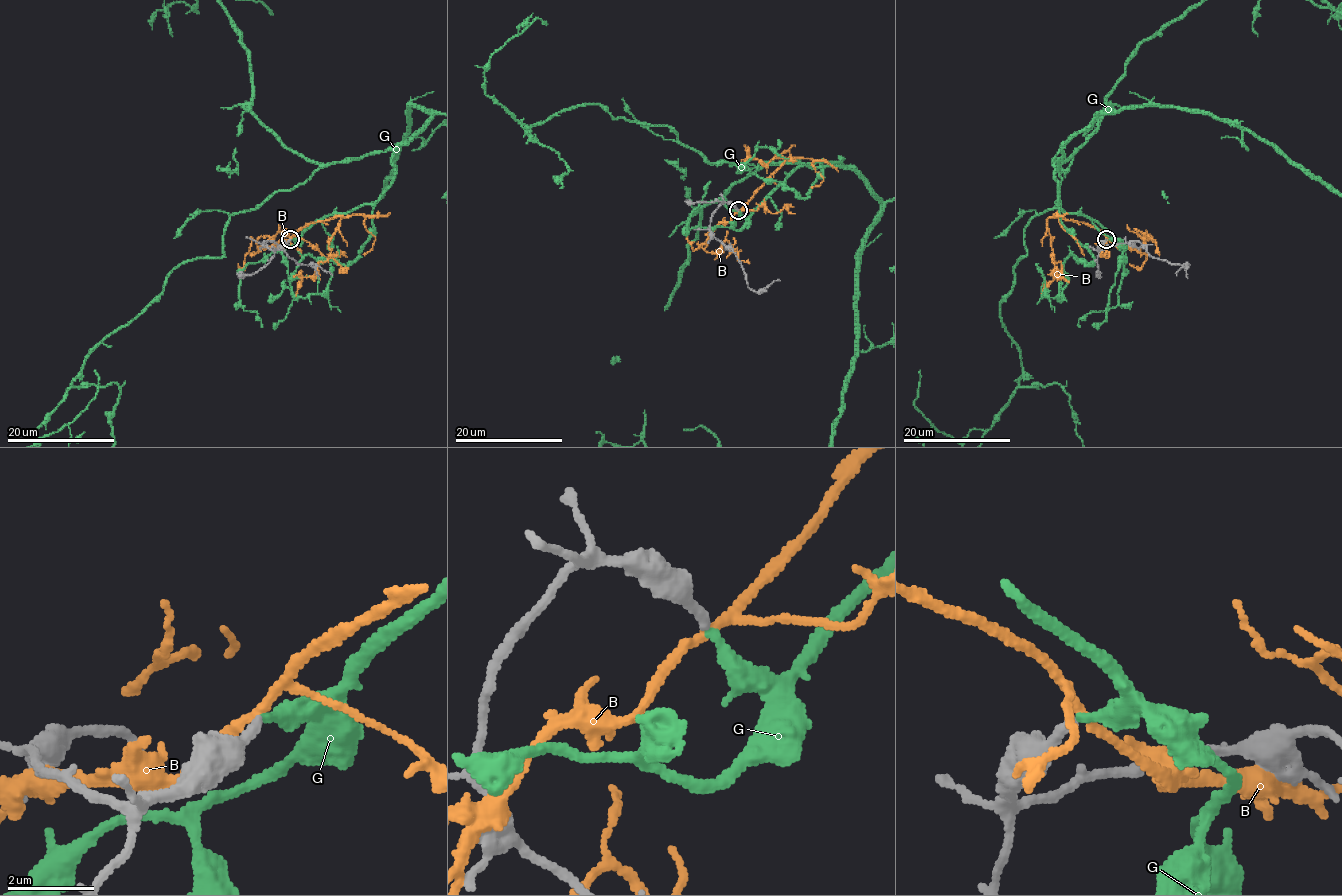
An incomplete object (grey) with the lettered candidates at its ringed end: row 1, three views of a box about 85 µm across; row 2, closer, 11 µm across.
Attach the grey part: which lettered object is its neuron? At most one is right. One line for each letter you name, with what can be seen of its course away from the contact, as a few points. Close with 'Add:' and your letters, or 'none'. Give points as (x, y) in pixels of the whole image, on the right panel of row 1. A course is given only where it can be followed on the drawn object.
Add: G

